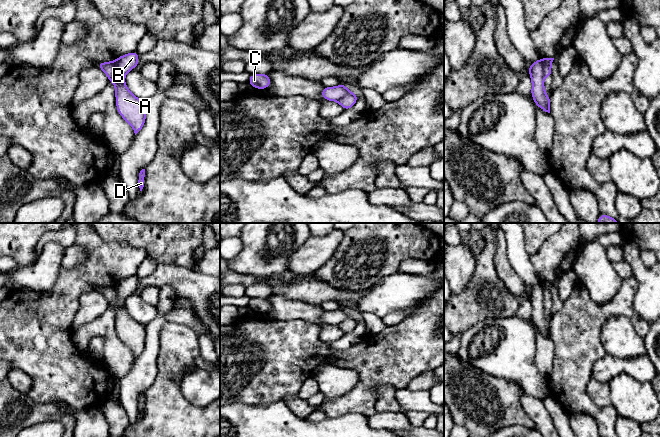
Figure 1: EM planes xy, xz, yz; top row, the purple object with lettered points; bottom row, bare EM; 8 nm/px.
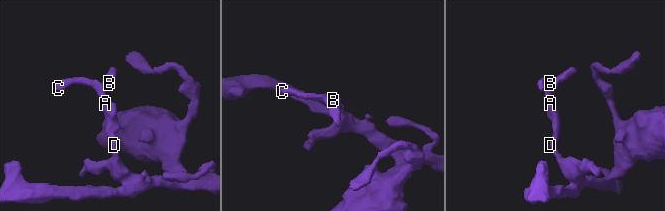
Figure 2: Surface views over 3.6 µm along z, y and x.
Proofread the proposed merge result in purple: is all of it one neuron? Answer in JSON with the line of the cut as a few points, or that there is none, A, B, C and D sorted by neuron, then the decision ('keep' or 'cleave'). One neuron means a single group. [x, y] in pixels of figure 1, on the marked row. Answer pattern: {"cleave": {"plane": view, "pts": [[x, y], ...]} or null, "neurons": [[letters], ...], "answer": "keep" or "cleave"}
{"cleave": {"plane": "xy", "pts": [[114, 61], [117, 67], [117, 74], [123, 80]]}, "neurons": [["A", "C", "D"], ["B"]], "answer": "cleave"}

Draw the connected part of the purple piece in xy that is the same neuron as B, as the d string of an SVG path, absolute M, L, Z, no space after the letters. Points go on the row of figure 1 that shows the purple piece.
M134 51L132 53L122 55L115 60L118 75L122 80L125 79L125 76L129 71L139 65L138 57L139 54L137 51Z

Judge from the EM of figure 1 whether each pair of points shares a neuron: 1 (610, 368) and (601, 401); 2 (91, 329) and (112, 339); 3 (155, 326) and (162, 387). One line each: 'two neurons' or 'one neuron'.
1: two neurons
2: one neuron
3: two neurons

